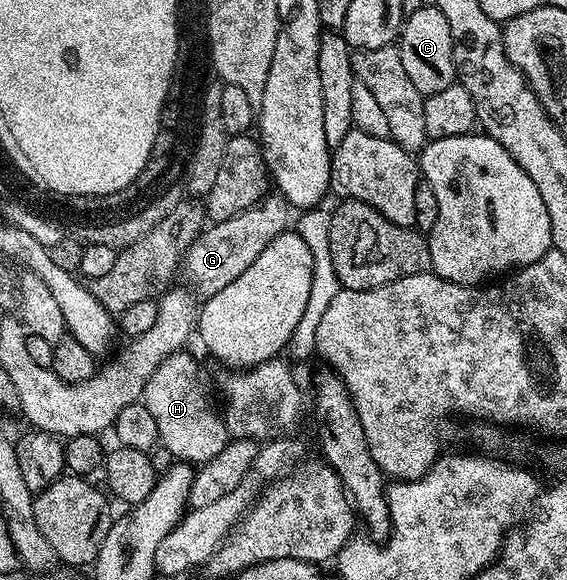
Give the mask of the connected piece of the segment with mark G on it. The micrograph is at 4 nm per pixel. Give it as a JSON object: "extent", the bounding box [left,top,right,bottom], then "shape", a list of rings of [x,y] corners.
{"extent":[181,193,289,297],"shape":[[[271,193],[256,207],[245,209],[237,217],[211,223],[189,245],[181,264],[182,278],[187,278],[186,282],[196,292],[199,290],[203,297],[215,295],[225,289],[225,285],[237,281],[237,277],[241,277],[241,273],[245,273],[245,269],[249,269],[249,265],[253,265],[253,261],[261,257],[261,252],[265,250],[265,245],[269,245],[269,241],[288,230],[287,211],[289,212],[287,200],[278,193]]]}

